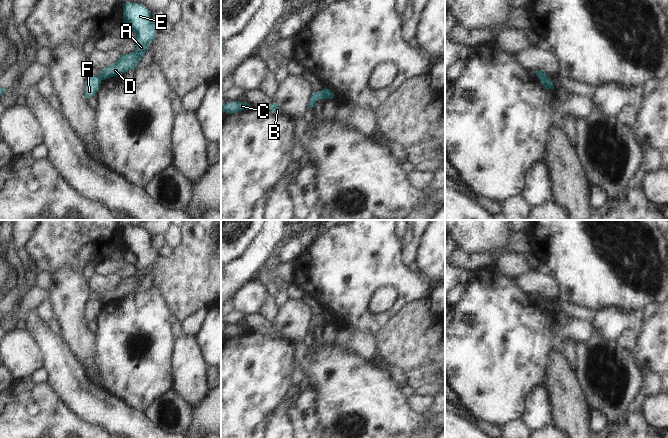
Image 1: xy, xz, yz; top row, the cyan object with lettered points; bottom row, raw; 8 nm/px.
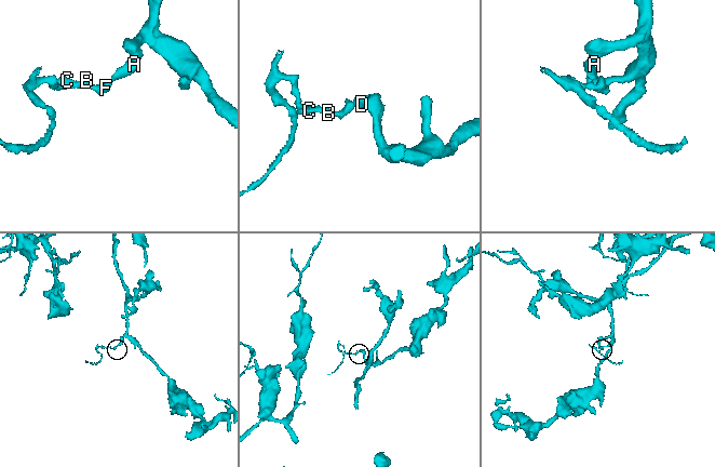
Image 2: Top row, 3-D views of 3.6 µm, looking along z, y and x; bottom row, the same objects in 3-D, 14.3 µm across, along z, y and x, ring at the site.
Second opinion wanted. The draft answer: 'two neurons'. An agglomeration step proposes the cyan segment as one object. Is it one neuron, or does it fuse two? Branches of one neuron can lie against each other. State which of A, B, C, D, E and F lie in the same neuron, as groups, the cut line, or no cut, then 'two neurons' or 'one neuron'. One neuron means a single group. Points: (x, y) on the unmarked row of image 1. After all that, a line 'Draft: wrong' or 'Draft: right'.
groups A D E / B C F; cut xz (322, 314), (324, 322); two neurons
Draft: right

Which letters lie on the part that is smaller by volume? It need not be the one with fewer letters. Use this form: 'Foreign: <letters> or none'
Foreign: B, C, F

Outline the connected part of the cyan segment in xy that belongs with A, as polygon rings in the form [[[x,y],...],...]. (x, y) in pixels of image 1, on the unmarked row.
[[[124,227],[123,244],[126,250],[136,258],[136,273],[134,276],[121,279],[115,287],[101,294],[99,296],[101,304],[134,294],[145,279],[148,269],[156,260],[156,252],[151,244],[151,236],[140,227]]]

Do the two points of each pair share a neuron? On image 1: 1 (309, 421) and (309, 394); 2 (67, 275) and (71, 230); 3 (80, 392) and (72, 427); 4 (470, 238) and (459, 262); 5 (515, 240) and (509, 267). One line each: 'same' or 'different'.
1: same
2: different
3: different
4: different
5: different

